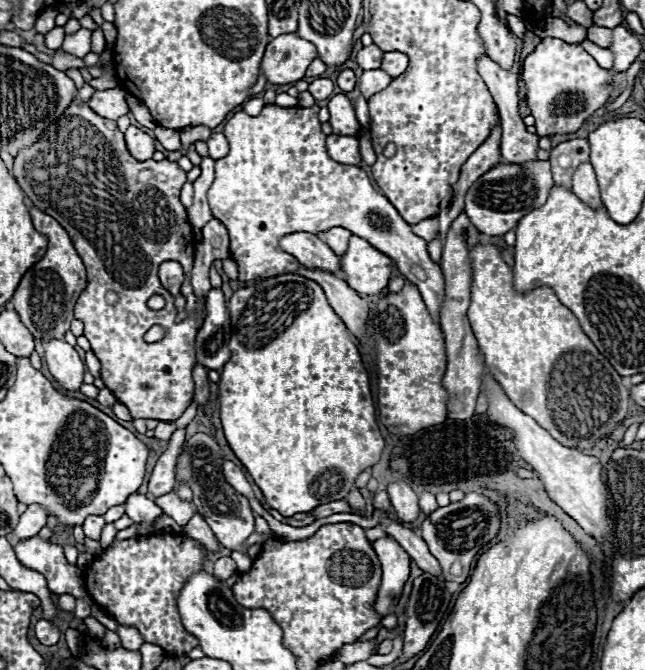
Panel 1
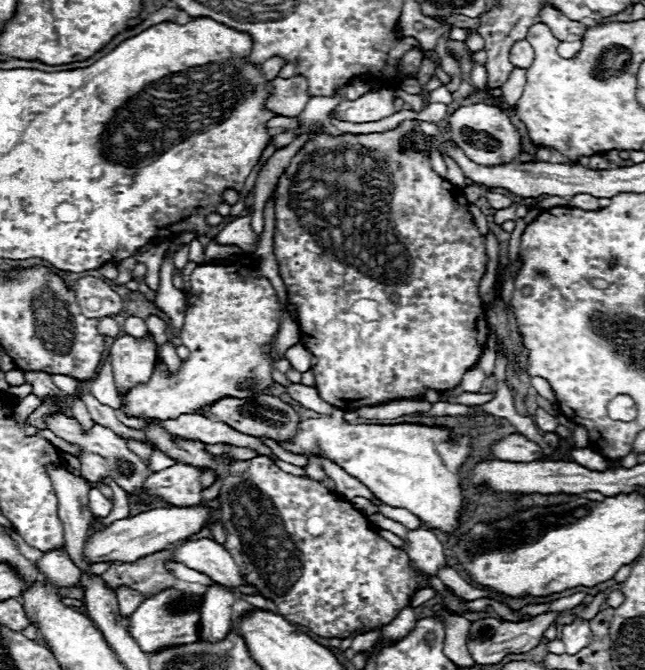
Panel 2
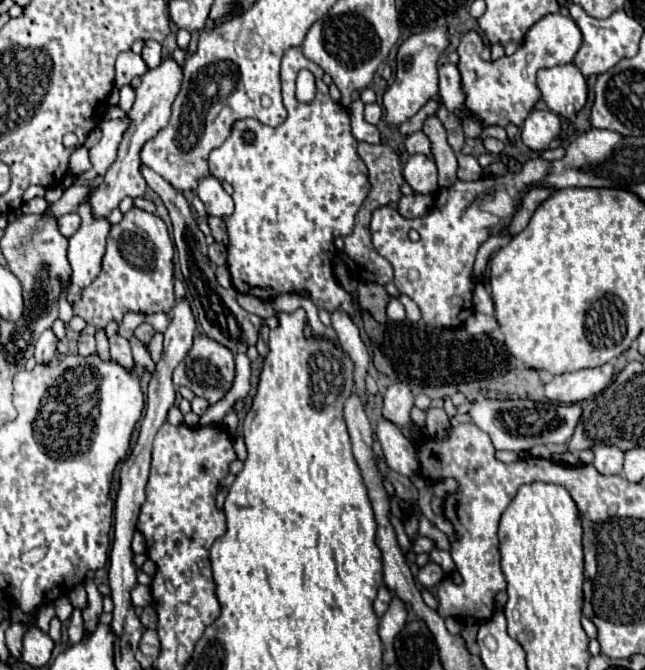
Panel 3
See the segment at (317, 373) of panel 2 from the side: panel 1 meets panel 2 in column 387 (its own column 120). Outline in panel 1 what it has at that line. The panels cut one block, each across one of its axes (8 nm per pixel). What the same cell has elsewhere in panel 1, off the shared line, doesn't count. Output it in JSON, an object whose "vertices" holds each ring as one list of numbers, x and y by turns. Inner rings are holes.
{"vertices":[[76,96,64,110,64,114,56,120,54,128,46,128,32,148,22,148,18,156,14,156,12,174,26,196,32,200,32,204,44,214,56,218,60,226,70,234,74,248,88,270,88,286,76,302,74,316,84,322,84,336,90,340,92,352,102,362,102,380,106,388,112,390,118,402,122,402,130,410,132,418,168,422,178,420,194,396,192,366,196,358,190,342,194,342,196,338,198,324,190,318,178,320,174,296,164,290,158,280,158,266,166,260,176,260,182,264,186,280,180,288,180,294,186,298,186,312,196,310,198,298,194,296,190,286,192,256,188,256,192,230,184,206,180,204,180,190,186,182,186,172,176,162,168,160,134,160,124,144,124,134,116,128,116,122,98,116,86,102,80,104,80,98],[108,290,114,290,118,294,116,304,106,302,104,296],[154,294,166,298,166,306,160,312,146,306,148,298],[154,324,160,324,166,334,162,340,148,344,144,342,144,334]]}

